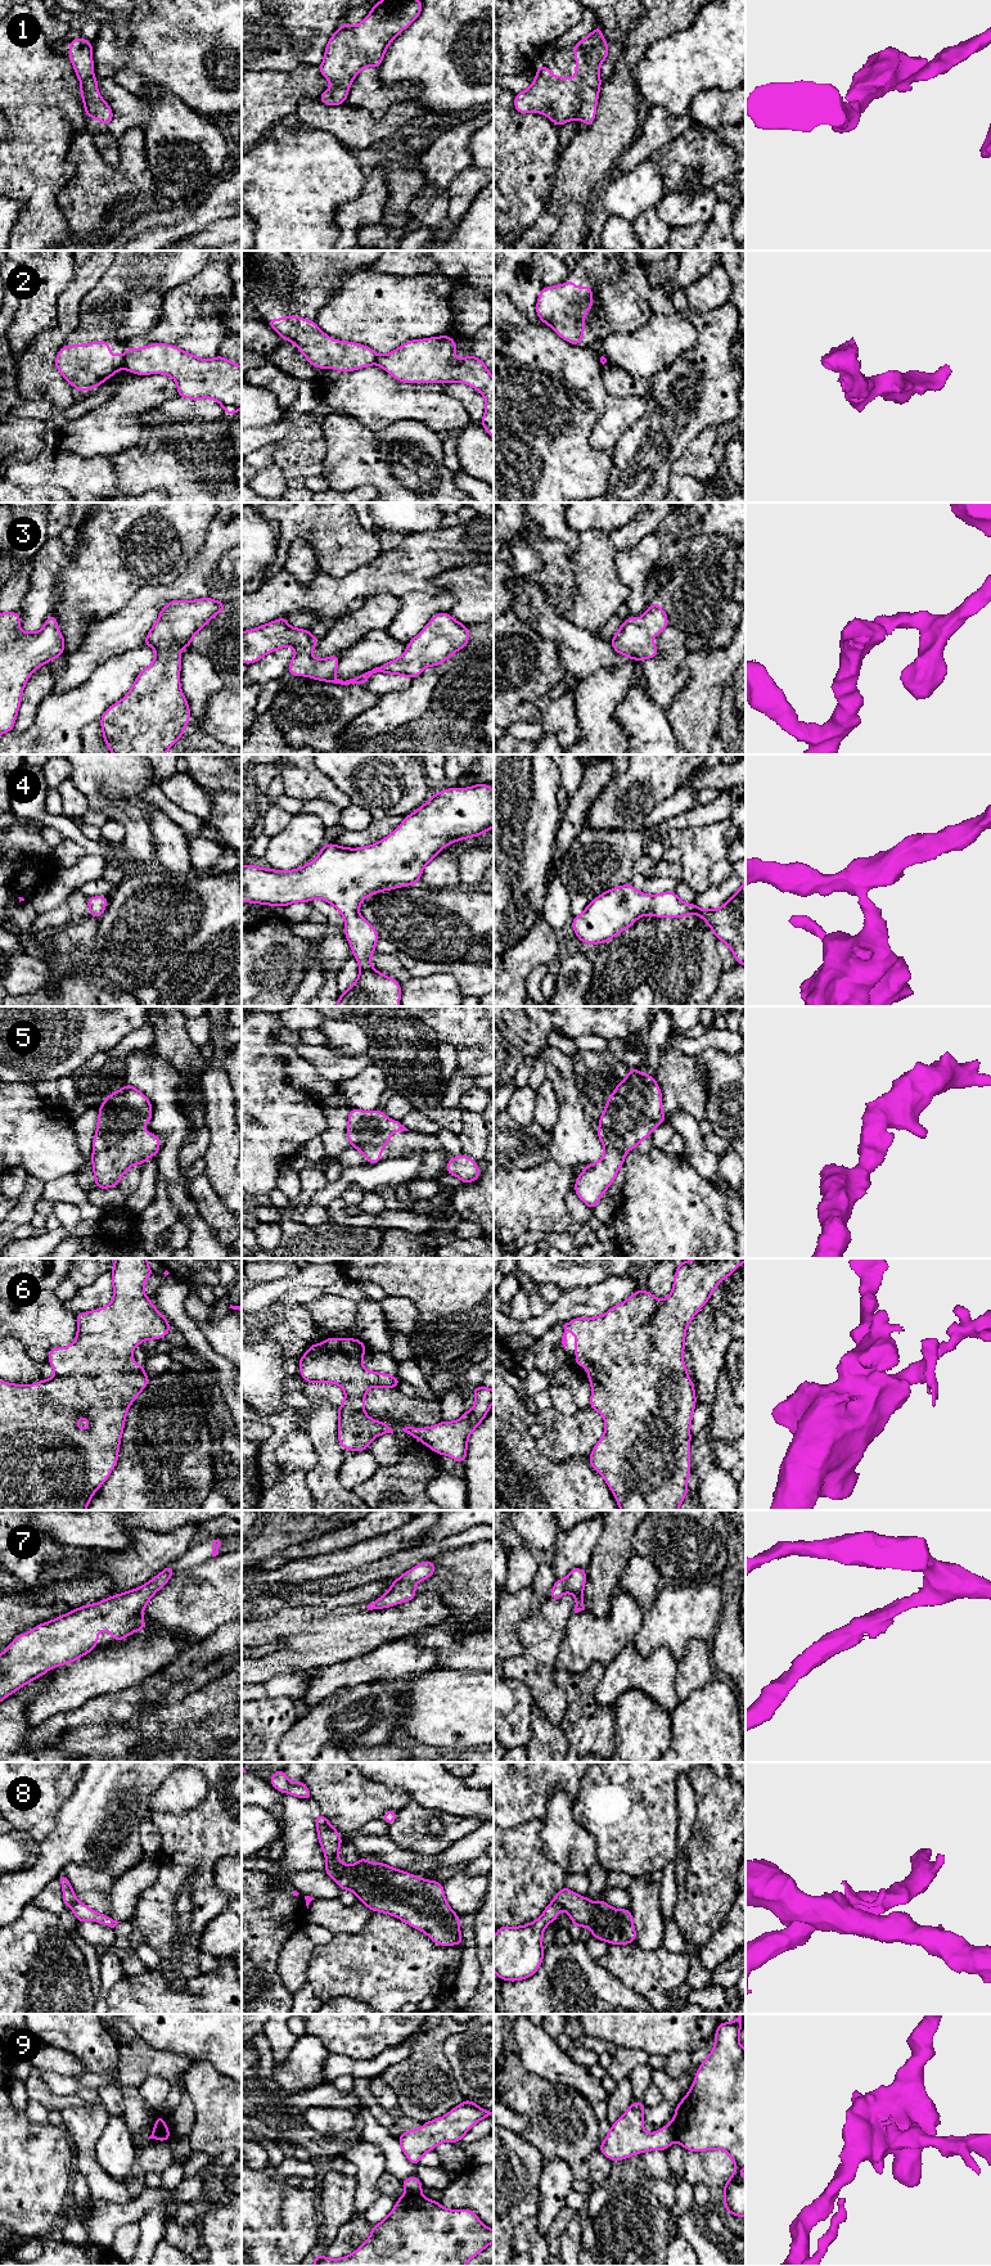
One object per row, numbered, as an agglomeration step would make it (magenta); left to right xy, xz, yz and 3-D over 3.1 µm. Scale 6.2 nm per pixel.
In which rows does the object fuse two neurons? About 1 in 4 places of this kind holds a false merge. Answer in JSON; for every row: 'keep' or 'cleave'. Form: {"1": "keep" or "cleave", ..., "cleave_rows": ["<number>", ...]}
{"1": "keep", "2": "cleave", "3": "keep", "4": "keep", "5": "keep", "6": "keep", "7": "keep", "8": "cleave", "9": "cleave", "cleave_rows": ["2", "8", "9"]}

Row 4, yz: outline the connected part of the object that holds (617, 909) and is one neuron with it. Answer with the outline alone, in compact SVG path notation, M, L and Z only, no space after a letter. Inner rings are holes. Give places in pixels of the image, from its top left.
M745 880L729 901L713 910L685 904L674 891L649 896L627 883L595 897L580 916L572 918L572 927L581 943L599 945L631 927L640 916L652 914L656 918L697 914L717 940L730 947L737 963L745 967Z

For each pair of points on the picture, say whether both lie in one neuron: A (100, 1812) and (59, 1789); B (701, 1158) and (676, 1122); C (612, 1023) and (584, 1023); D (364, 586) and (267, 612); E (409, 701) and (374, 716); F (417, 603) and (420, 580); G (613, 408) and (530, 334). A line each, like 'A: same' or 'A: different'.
A: different
B: same
C: same
D: same
E: same
F: different
G: same

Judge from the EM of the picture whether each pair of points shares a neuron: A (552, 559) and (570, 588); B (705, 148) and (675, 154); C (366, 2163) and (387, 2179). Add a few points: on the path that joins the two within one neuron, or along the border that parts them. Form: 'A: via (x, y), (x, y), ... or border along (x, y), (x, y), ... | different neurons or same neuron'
A: via (557, 566), (557, 575), (563, 581) | same neuron
B: via (697, 148), (683, 154) | same neuron
C: border along (386, 2170), (379, 2180), (381, 2194) | different neurons

